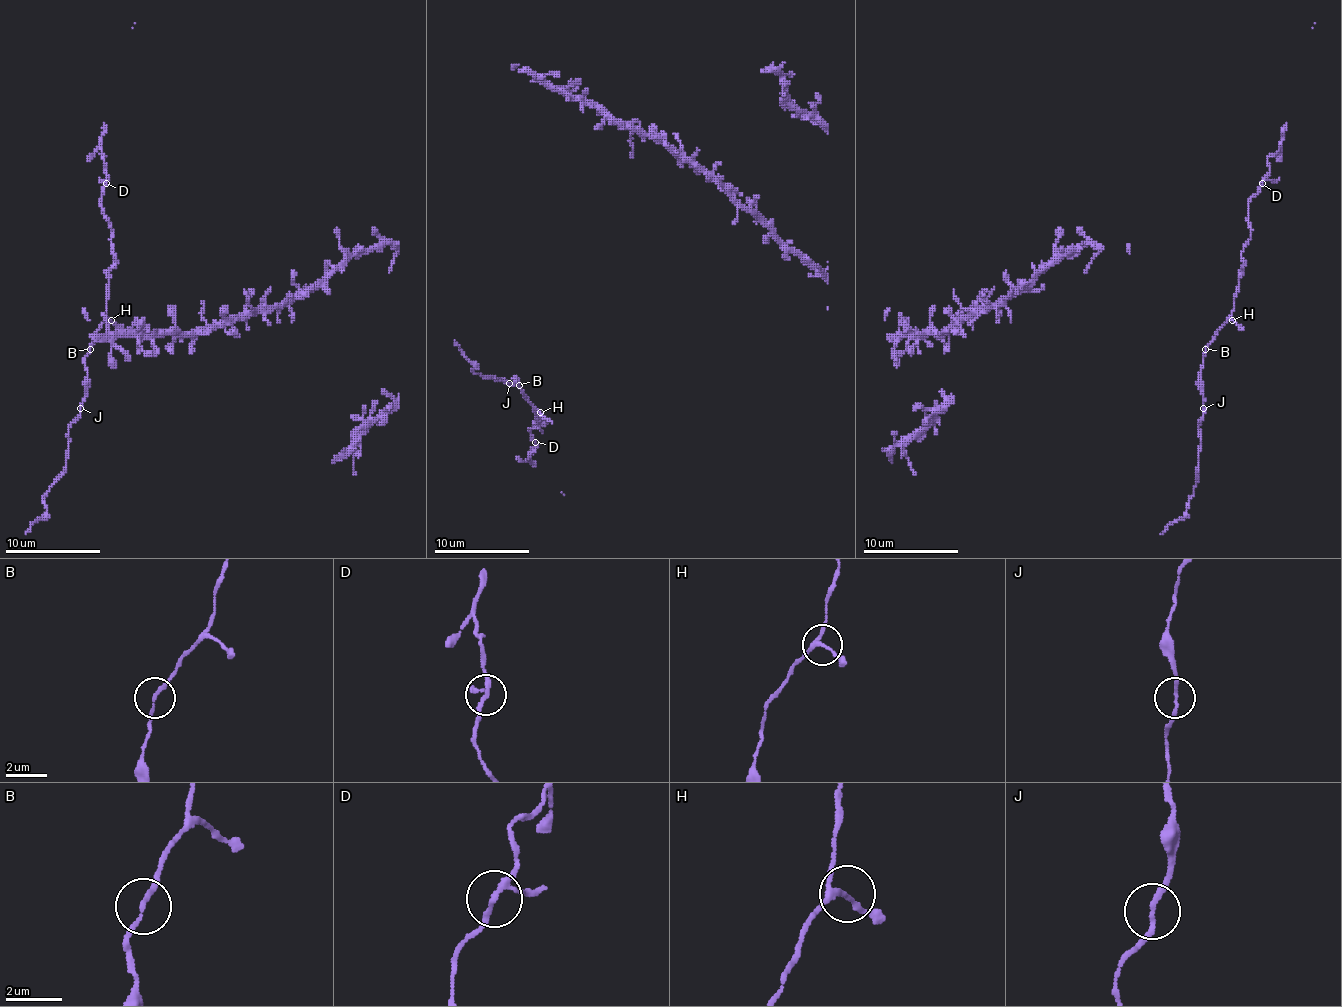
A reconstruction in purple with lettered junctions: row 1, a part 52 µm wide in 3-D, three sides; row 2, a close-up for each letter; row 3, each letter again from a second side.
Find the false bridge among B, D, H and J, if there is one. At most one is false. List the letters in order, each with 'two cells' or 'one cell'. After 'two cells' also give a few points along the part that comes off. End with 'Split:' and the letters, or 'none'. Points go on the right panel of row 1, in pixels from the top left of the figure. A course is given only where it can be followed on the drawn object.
B: one cell
D: one cell
H: one cell
J: one cell
Split: none

